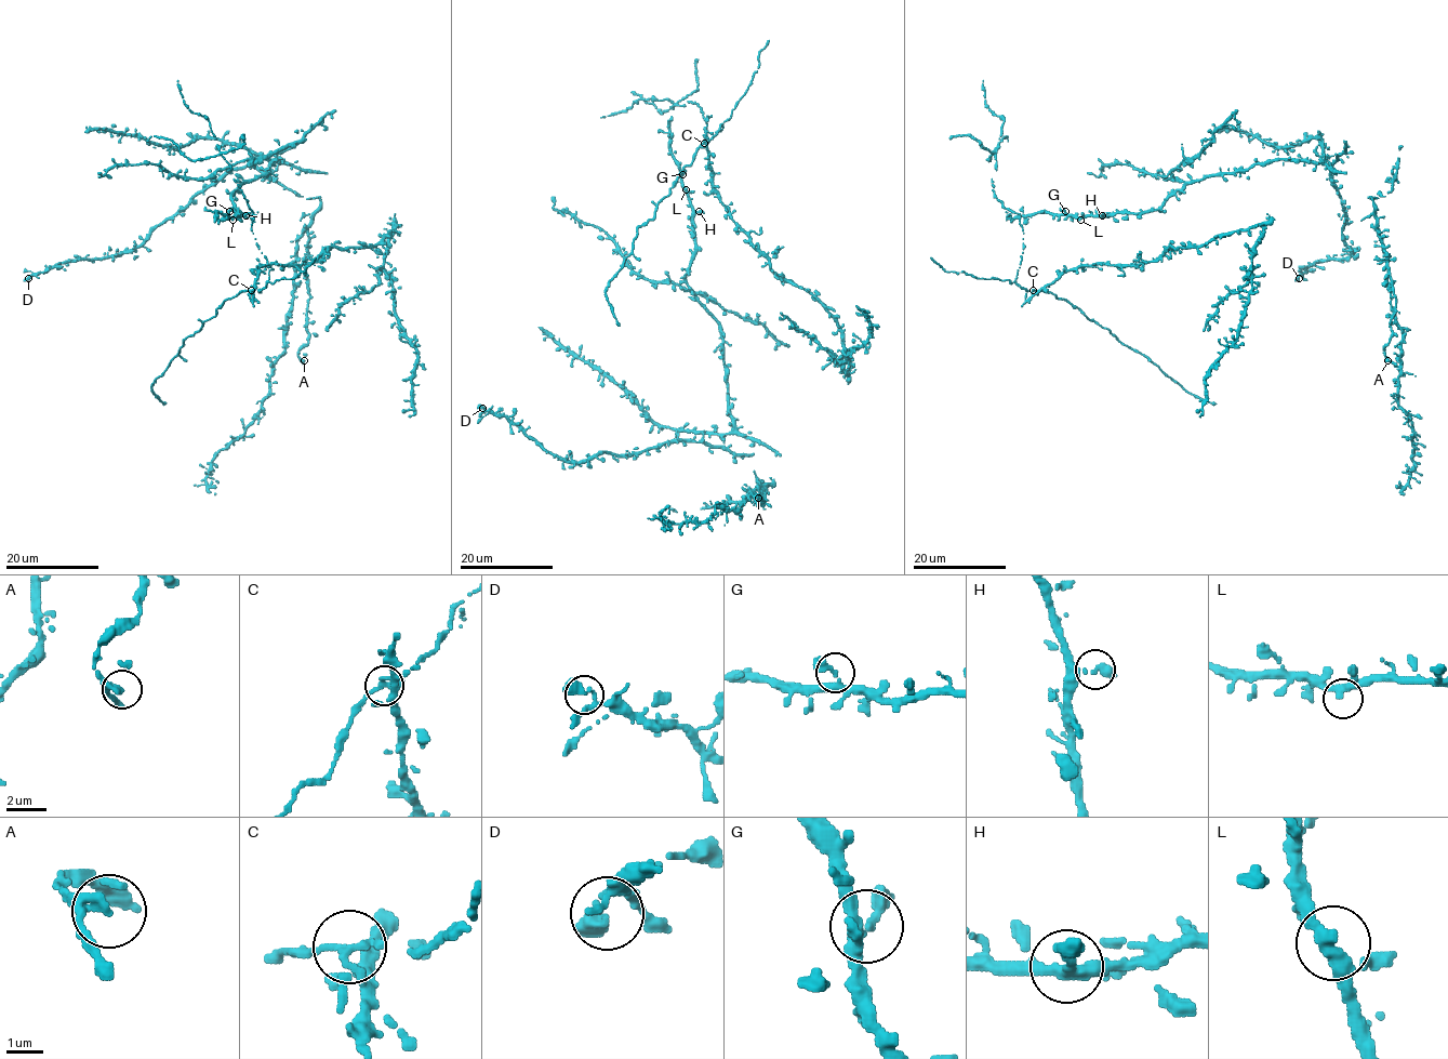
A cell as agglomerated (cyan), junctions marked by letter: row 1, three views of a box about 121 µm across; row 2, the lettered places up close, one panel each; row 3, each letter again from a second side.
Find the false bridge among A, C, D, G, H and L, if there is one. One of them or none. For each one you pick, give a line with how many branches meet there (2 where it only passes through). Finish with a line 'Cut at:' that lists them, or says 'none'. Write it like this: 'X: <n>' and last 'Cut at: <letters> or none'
C: 2
Cut at: C

